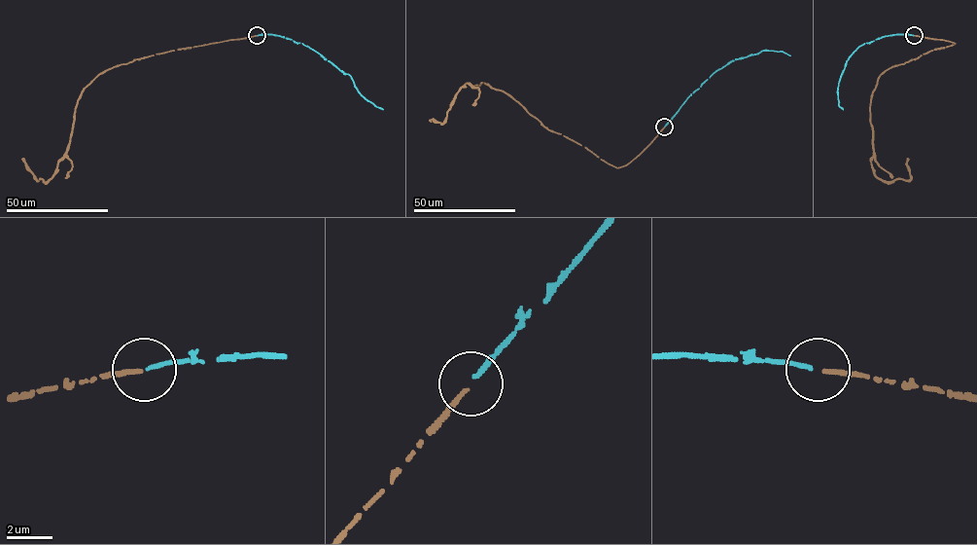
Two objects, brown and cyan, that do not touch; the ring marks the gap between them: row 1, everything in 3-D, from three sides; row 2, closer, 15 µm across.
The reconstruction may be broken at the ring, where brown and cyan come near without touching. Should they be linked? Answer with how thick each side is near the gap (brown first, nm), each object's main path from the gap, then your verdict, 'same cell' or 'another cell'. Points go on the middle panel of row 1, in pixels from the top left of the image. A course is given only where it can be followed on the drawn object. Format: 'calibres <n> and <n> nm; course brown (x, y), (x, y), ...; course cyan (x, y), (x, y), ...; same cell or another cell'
calibres 170 and 170 nm; course brown (664, 127), (638, 156), (616, 167), (547, 129), (516, 101), (485, 83), (466, 84), (445, 122), (431, 121); course cyan (664, 126), (688, 96), (732, 60), (764, 50), (783, 51), (790, 55); same cell

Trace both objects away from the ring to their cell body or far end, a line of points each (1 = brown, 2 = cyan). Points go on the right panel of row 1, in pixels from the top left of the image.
1: (914, 35), (955, 43), (889, 68), (879, 78), (872, 92), (873, 173), (887, 182), (909, 180), (908, 158)
2: (913, 35), (884, 36), (863, 44), (852, 54), (838, 87), (838, 105), (843, 109)

